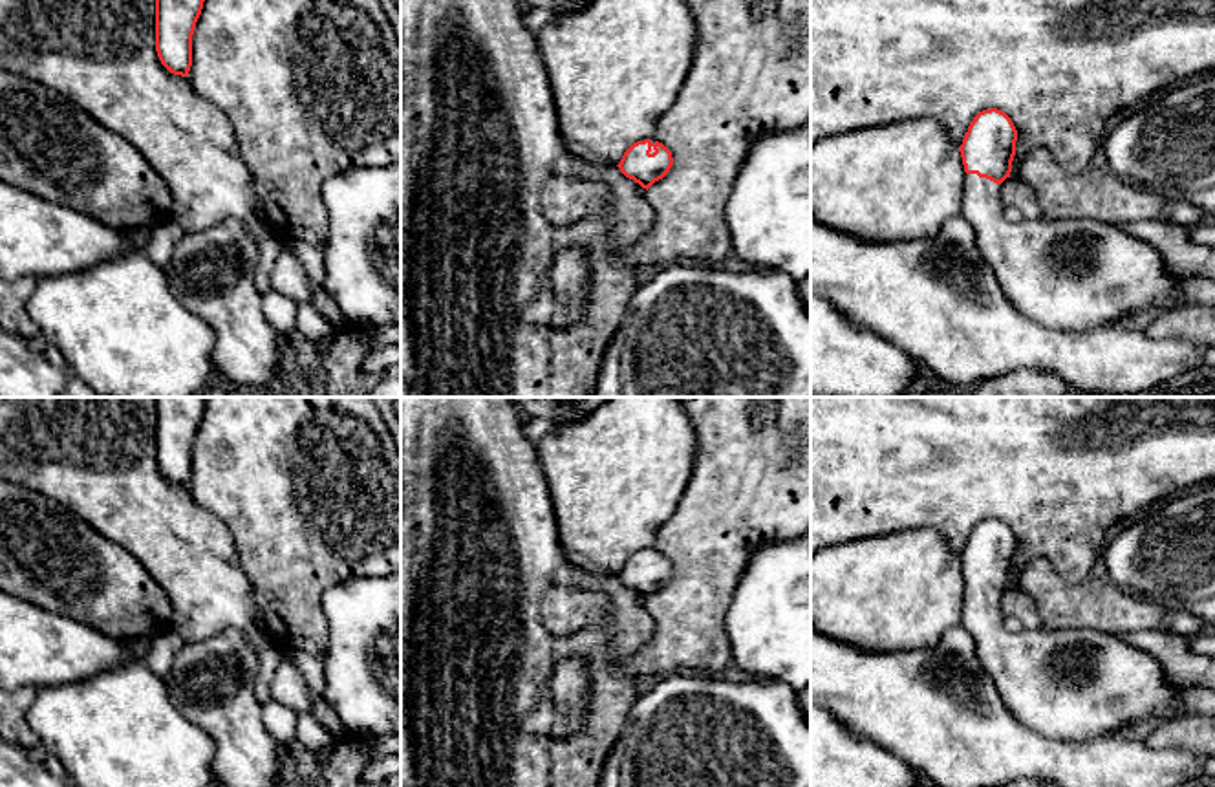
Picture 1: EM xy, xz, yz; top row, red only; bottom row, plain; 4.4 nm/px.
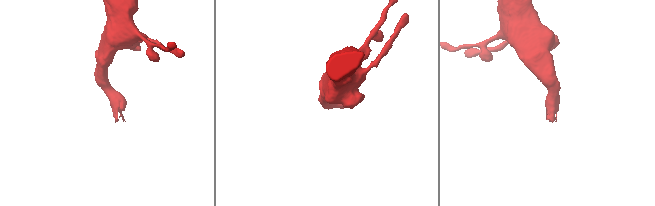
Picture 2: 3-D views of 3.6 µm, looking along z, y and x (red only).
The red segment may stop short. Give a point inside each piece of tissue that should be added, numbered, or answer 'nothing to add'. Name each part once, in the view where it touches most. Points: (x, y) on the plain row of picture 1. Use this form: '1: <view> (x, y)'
1: yz (1075, 685)

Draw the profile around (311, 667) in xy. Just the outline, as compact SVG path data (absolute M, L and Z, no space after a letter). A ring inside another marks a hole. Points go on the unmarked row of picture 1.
M300 650L285 652L285 655L296 664L309 686L315 719L335 738L342 736L344 727L340 719L324 699L324 659Z

